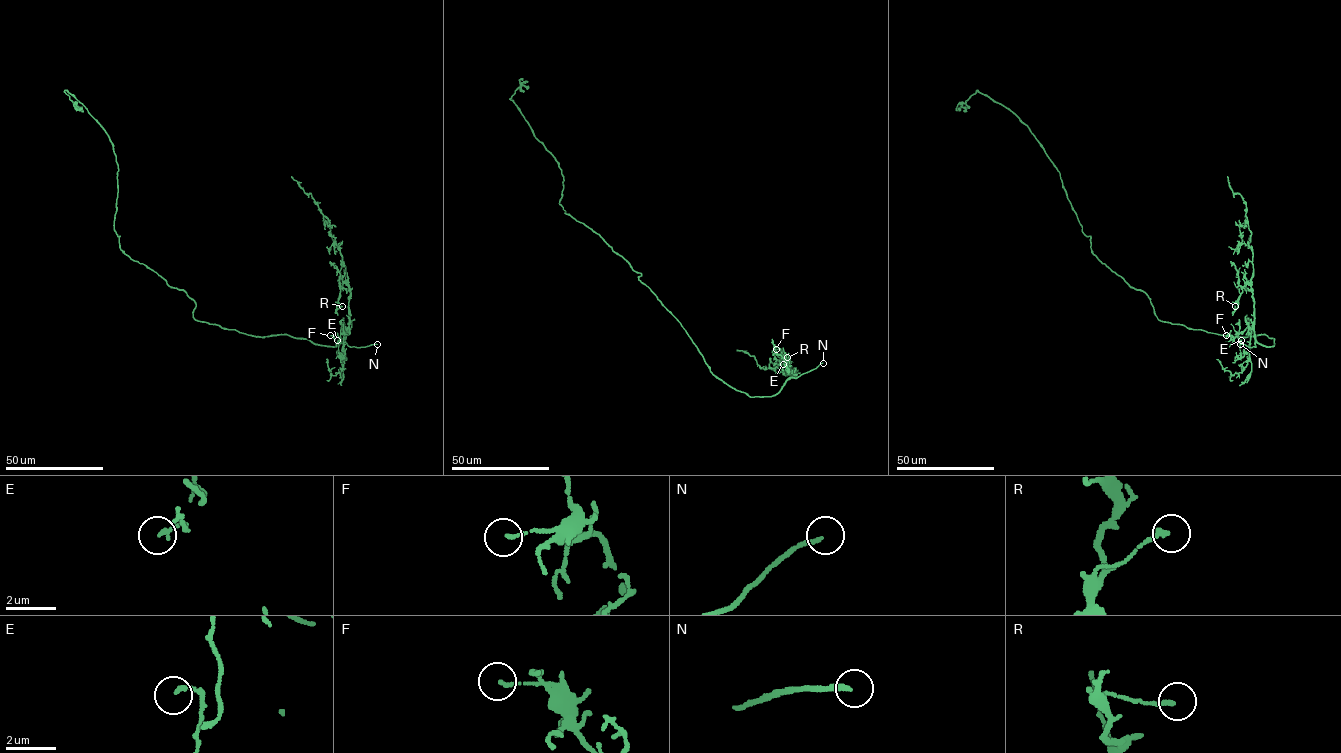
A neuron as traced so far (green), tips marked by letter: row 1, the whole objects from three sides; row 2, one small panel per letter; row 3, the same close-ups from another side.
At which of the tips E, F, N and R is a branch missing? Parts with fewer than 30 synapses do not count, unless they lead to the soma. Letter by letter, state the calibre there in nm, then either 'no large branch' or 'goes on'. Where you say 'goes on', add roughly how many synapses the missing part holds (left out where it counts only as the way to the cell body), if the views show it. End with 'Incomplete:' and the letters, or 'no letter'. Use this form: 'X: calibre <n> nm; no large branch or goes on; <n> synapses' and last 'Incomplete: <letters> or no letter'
E: calibre 150 nm; no large branch
F: calibre 120 nm; no large branch
N: calibre 170 nm; goes on
R: calibre 190 nm; no large branch
Incomplete: N

